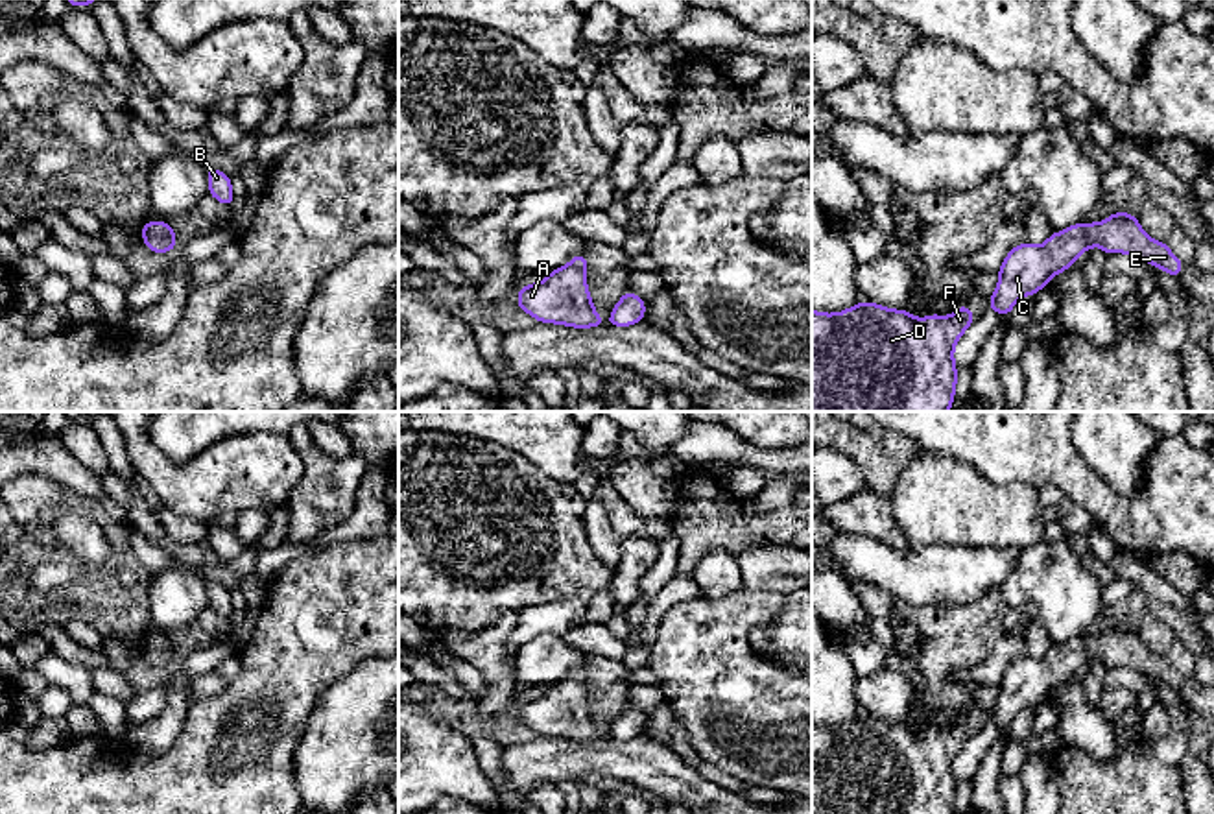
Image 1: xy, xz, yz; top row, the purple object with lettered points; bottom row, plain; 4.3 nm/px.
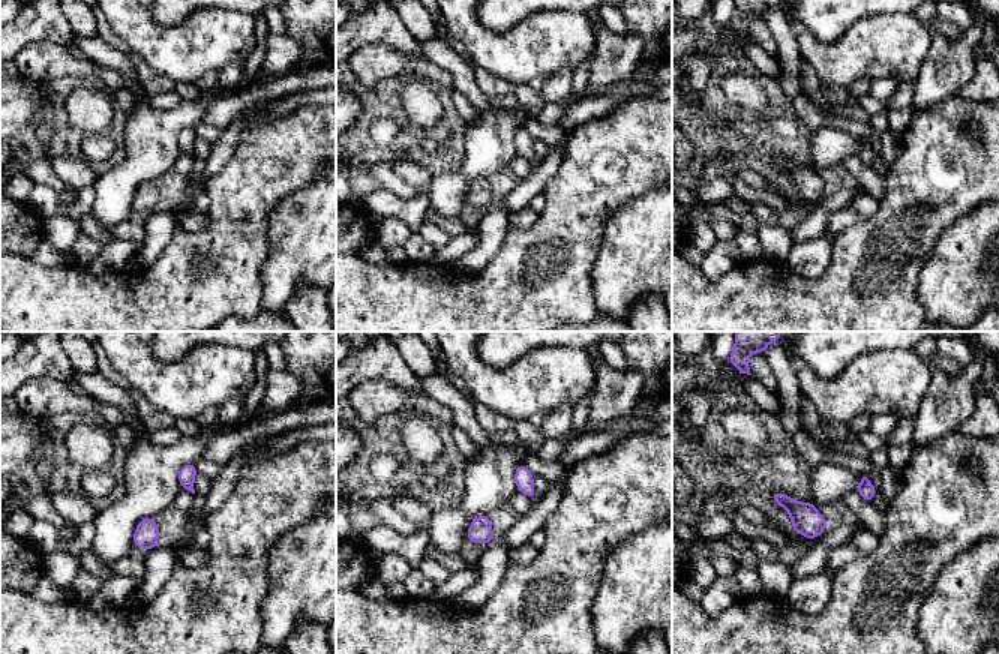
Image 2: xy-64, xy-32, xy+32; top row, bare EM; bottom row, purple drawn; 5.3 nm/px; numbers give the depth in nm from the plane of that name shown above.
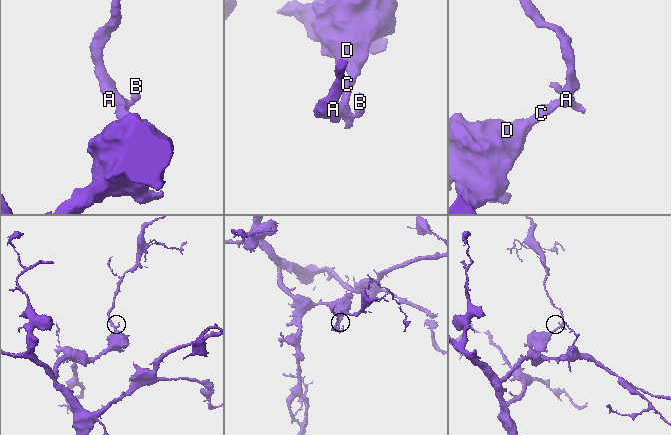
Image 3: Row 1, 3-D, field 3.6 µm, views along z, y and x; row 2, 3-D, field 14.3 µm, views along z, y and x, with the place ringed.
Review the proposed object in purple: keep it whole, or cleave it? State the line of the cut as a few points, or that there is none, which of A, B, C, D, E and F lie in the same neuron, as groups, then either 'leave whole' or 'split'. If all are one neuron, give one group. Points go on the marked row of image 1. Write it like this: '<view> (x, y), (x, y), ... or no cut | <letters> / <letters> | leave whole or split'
no cut | A B C D E F | leave whole

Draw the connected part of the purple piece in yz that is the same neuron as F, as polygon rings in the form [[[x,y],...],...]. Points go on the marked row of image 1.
[[[871,301],[838,314],[812,310],[812,412],[948,412],[958,382],[954,347],[972,321],[969,305],[948,317],[930,314],[924,319]]]

